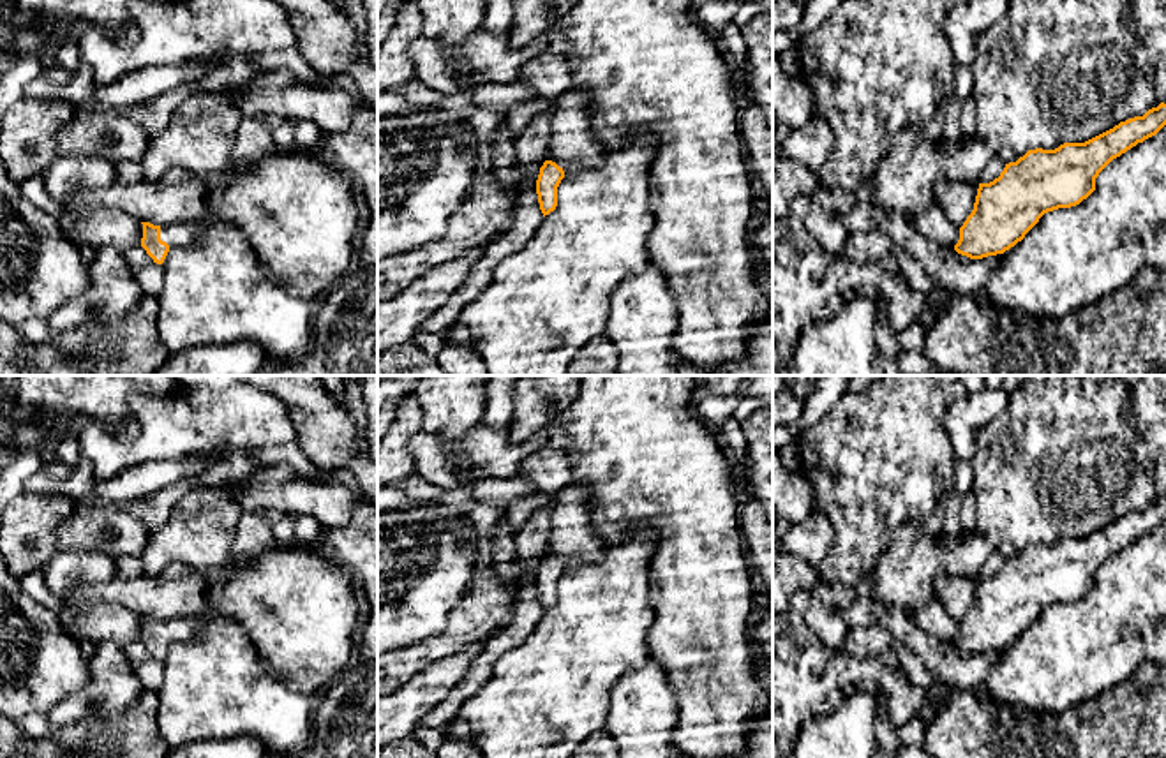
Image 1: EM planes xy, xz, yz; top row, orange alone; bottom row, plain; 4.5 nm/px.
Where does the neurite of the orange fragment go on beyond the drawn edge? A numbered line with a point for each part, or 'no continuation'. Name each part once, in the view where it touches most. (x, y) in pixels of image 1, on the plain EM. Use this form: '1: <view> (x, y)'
1: xy (179, 630)

